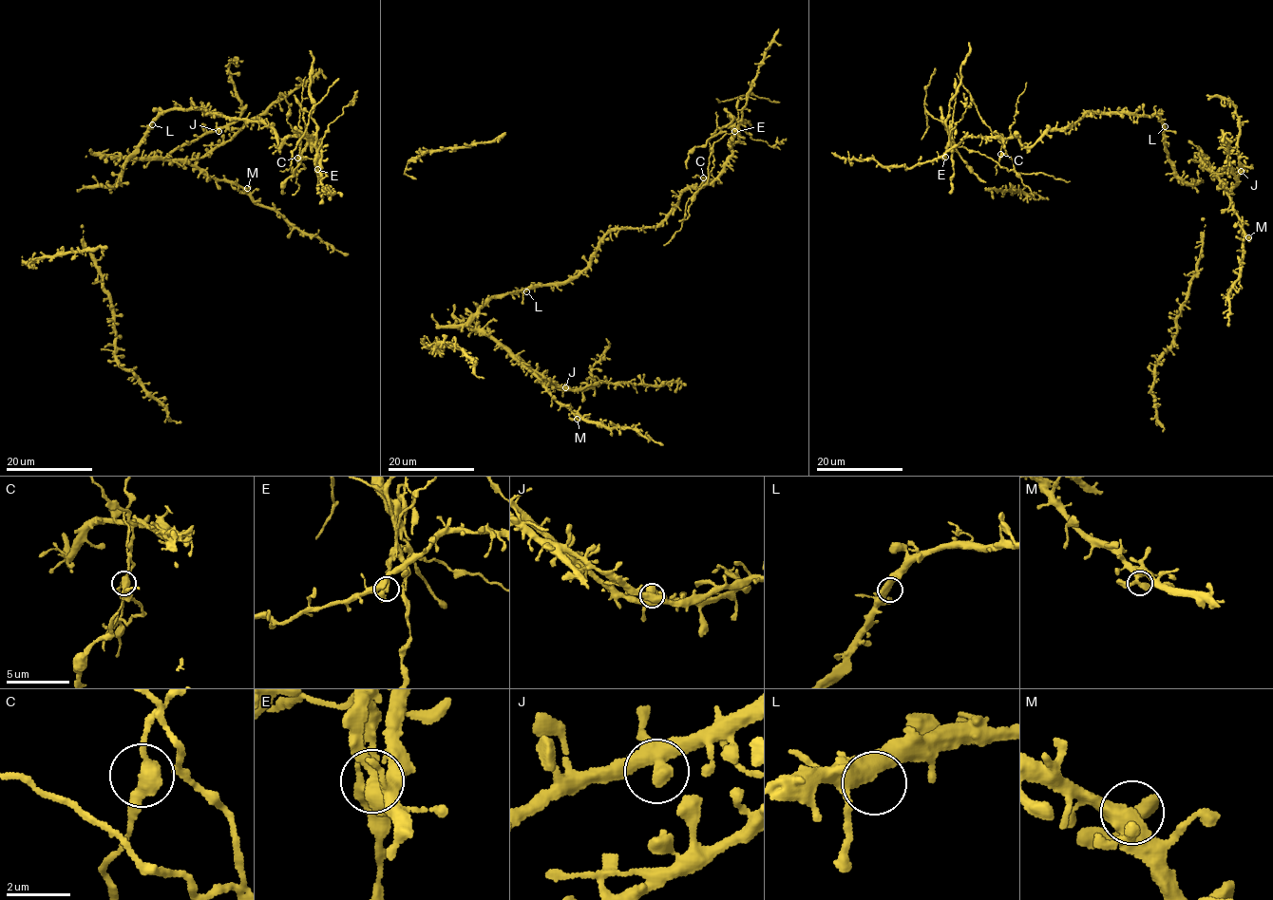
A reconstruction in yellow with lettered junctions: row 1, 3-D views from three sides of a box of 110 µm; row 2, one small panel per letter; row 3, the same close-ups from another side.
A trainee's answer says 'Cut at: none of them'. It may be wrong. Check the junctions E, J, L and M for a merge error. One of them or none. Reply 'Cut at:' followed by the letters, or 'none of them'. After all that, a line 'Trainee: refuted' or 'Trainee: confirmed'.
Cut at: E
Trainee: refuted

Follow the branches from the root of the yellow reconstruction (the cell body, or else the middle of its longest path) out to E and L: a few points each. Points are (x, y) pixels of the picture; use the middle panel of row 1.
E: (580, 271), (609, 233), (654, 228), (675, 206), (682, 190), (709, 185), (738, 140), (734, 131)
L: (580, 271), (561, 282), (533, 286), (526, 291)

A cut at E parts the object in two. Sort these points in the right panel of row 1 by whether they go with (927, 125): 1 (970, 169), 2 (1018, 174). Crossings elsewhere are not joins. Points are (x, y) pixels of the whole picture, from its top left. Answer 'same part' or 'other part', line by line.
1: same part
2: same part

